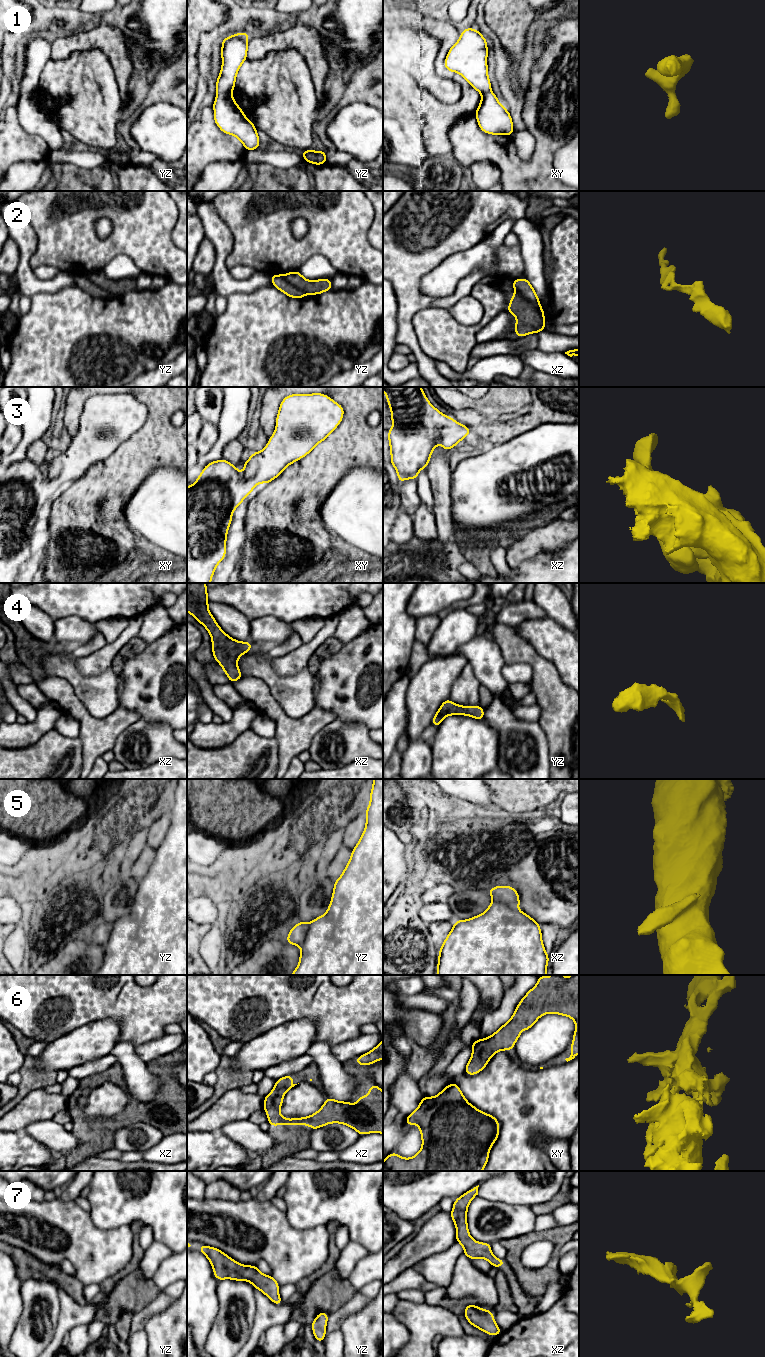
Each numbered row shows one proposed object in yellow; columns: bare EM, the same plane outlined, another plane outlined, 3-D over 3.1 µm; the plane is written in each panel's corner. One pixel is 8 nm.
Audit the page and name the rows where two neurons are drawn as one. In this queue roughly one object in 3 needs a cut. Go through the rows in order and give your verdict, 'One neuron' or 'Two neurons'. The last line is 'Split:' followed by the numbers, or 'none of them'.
1: One neuron
2: Two neurons
3: One neuron
4: One neuron
5: Two neurons
6: One neuron
7: One neuron
Split: 2, 5

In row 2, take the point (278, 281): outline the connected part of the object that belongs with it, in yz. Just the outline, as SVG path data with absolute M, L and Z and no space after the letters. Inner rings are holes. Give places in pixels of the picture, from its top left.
M271 275L270 279L274 287L285 293L291 298L304 298L306 293L292 284L290 284L286 279L285 275Z

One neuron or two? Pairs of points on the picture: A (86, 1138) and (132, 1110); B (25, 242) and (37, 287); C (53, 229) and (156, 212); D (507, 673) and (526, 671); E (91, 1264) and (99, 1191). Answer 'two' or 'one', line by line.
A: one
B: one
C: one
D: one
E: two

